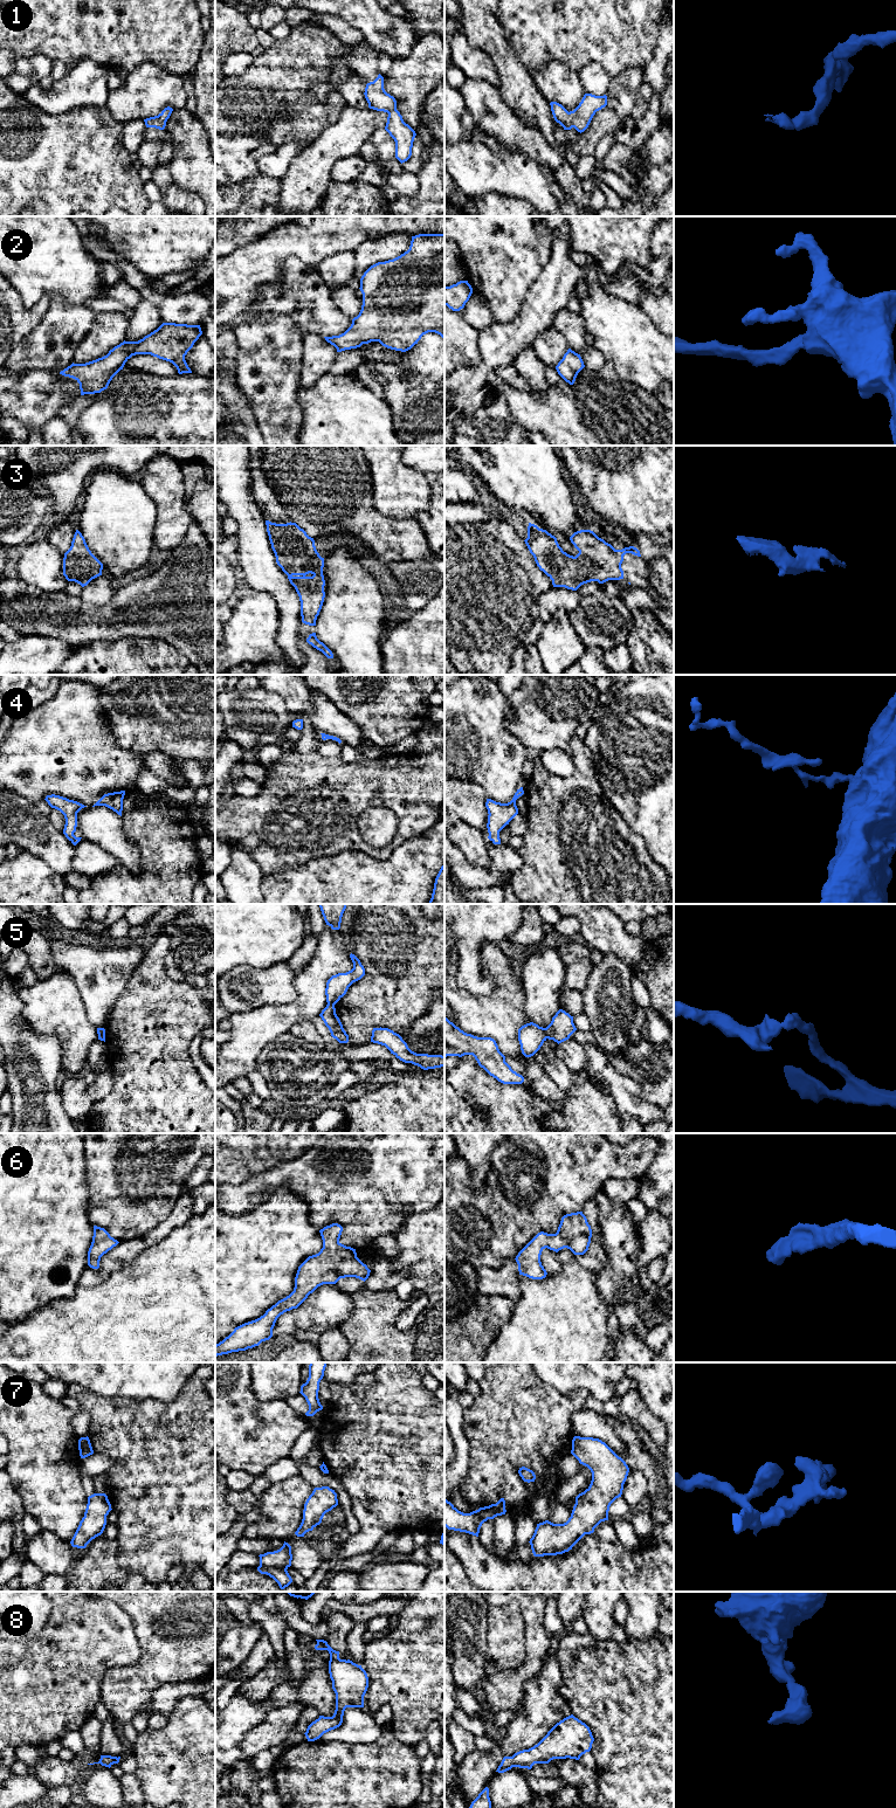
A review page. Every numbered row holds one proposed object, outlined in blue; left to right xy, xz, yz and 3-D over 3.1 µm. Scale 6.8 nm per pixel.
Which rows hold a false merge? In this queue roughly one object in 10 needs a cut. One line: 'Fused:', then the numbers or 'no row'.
Fused: 5

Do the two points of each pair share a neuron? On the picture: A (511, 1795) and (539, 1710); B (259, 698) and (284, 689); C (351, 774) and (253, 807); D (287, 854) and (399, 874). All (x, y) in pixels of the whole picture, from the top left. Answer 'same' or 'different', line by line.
A: different
B: different
C: same
D: different

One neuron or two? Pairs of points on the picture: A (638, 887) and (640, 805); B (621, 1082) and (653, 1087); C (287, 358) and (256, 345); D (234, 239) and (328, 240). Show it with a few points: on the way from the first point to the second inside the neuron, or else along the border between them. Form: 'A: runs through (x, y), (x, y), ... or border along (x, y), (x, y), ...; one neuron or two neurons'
A: border along (620, 814), (626, 823), (643, 839); two neurons
B: border along (615, 1068), (636, 1083), (647, 1101), (656, 1104); two neurons
C: runs through (280, 358), (276, 358), (263, 345); one neuron
D: border along (274, 228), (248, 243), (238, 246), (232, 252); two neurons

